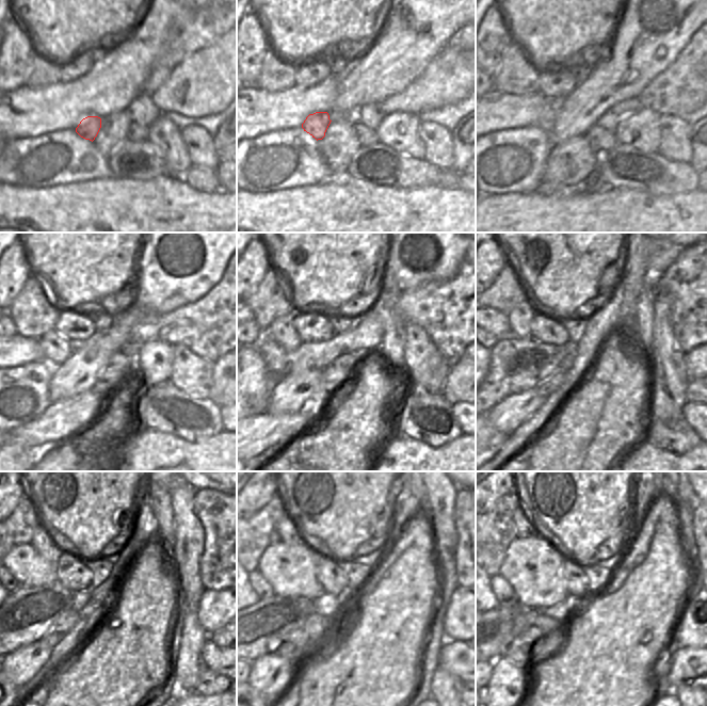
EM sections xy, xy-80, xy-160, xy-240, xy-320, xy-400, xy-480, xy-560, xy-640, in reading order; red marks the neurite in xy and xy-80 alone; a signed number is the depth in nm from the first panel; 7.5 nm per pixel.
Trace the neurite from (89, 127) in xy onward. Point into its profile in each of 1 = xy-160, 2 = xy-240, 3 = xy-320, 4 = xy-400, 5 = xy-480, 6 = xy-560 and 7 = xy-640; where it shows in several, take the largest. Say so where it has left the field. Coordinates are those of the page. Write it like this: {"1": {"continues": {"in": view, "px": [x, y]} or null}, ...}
{"1": {"continues": {"in": "xy-160", "px": [546, 121]}}, "2": {"continues": {"in": "xy-240", "px": [57, 349]}}, "3": {"continues": {"in": "xy-320", "px": [282, 331]}}, "4": {"continues": {"in": "xy-400", "px": [519, 319]}}, "5": {"continues": {"in": "xy-480", "px": [43, 543]}}, "6": {"continues": {"in": "xy-560", "px": [288, 532]}}, "7": {"continues": {"in": "xy-640", "px": [524, 526]}}}

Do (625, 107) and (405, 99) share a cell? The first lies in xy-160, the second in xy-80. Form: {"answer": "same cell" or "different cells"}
{"answer": "same cell"}

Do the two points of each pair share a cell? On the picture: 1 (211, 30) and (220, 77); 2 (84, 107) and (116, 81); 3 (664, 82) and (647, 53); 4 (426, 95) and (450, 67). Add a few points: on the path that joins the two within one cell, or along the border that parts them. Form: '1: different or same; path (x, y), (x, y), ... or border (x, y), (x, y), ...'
1: different; border (225, 32), (206, 47), (196, 49), (191, 53)
2: same; path (92, 99), (109, 86)
3: different; border (676, 55), (676, 59), (641, 91)
4: same; path (432, 89), (447, 74)

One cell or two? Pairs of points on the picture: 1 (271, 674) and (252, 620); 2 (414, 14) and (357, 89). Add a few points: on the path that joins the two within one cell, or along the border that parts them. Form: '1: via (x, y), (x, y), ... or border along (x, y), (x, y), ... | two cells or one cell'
1: border along (273, 653), (267, 653), (251, 662) | two cells
2: via (414, 32), (375, 70) | one cell

